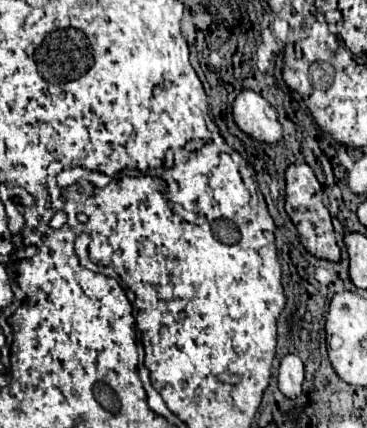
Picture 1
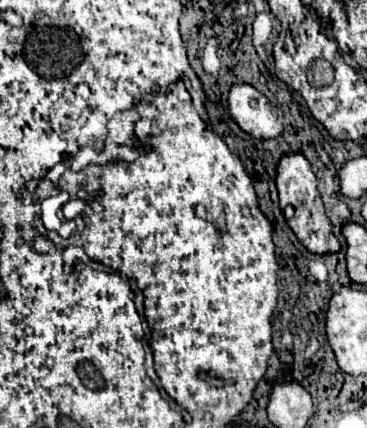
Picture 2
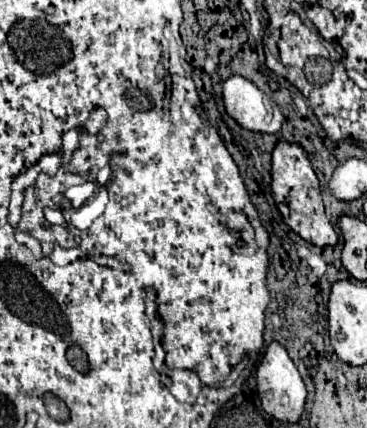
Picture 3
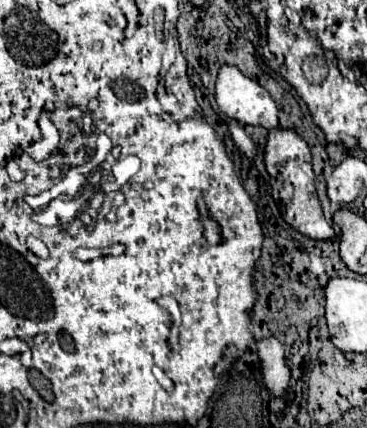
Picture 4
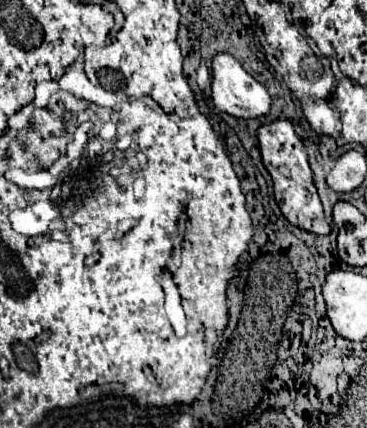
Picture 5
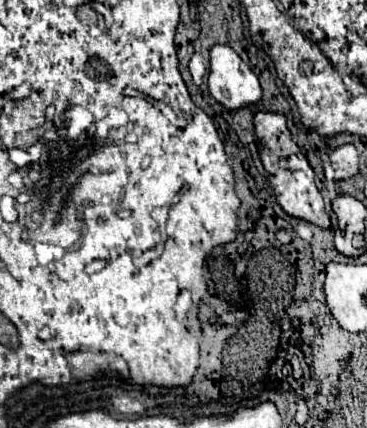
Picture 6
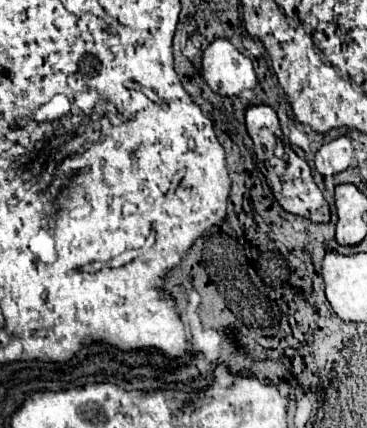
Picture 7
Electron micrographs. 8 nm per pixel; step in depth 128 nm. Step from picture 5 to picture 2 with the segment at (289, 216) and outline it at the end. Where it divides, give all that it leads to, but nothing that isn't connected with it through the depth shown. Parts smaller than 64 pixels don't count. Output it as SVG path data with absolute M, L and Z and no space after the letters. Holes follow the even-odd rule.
M290 154L284 156L278 164L278 176L276 176L276 186L280 194L280 206L292 206L294 216L288 218L288 226L296 234L296 238L304 244L304 248L312 254L332 254L340 250L340 242L332 232L332 224L324 212L324 204L320 200L318 192L318 180L312 172L310 162L302 154Z

